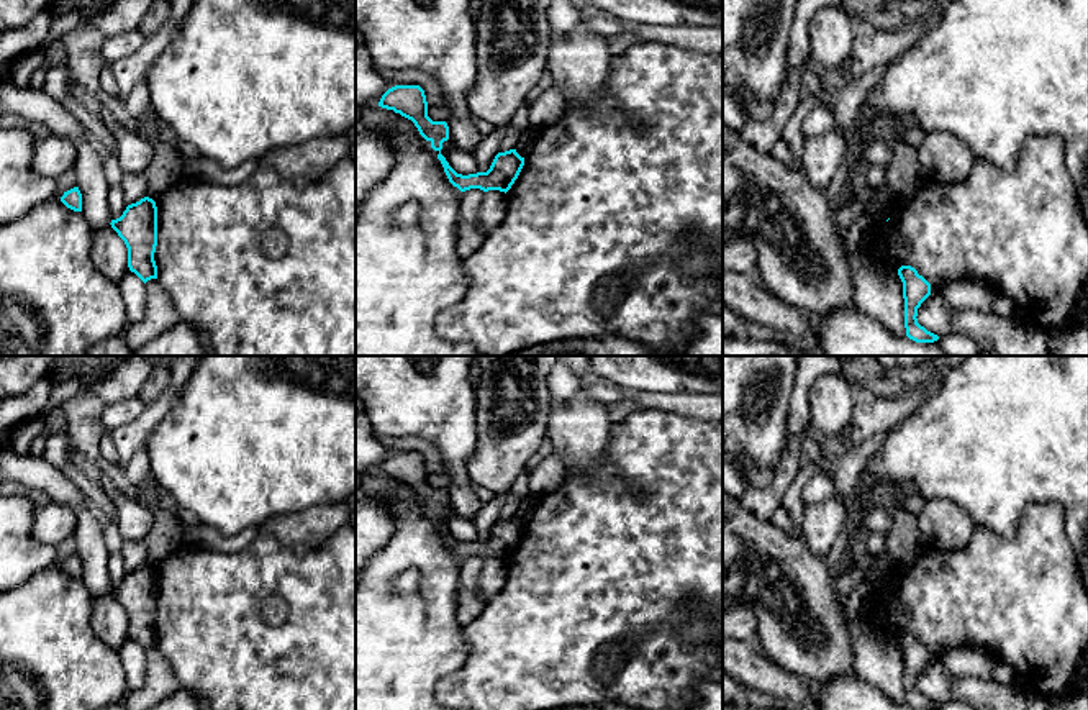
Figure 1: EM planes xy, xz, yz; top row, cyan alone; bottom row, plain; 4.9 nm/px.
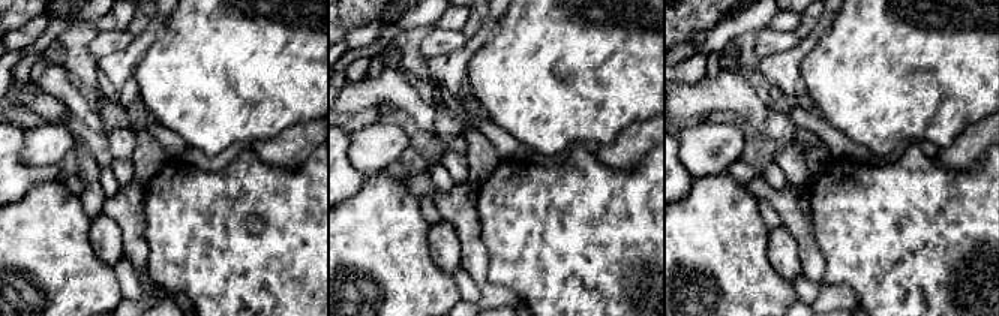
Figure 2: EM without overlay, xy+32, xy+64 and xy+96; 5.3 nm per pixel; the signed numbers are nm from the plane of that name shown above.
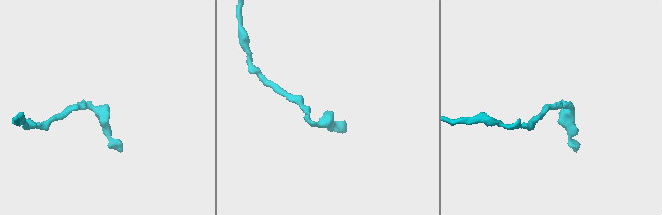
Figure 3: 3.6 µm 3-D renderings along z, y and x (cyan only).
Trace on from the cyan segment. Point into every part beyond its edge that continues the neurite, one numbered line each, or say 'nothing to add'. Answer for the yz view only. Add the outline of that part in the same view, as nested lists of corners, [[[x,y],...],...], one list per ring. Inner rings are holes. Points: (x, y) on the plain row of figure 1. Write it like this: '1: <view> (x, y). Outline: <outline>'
nothing to add

